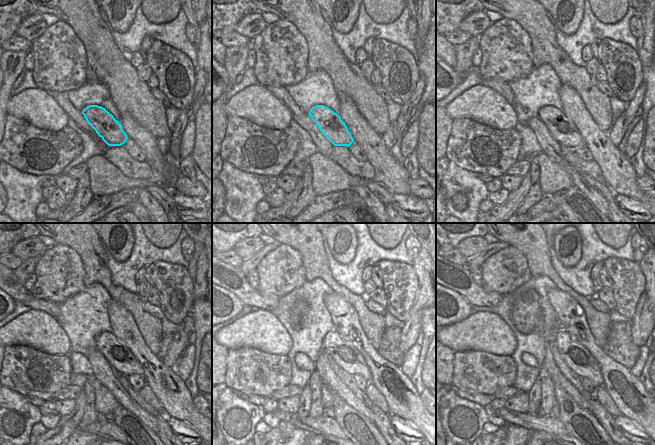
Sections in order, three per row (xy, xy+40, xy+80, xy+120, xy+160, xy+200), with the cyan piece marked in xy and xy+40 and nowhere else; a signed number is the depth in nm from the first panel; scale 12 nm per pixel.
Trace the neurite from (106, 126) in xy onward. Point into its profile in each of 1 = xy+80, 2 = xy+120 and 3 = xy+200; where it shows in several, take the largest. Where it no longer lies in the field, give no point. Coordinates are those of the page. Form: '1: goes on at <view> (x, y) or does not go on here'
1: goes on at xy+80 (561, 128)
2: goes on at xy+120 (120, 358)
3: goes on at xy+200 (576, 356)

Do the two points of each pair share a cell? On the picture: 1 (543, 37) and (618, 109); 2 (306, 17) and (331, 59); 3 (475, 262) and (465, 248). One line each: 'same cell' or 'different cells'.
1: different cells
2: same cell
3: different cells

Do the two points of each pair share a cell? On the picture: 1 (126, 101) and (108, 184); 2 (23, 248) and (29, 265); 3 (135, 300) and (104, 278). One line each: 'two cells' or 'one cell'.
1: two cells
2: two cells
3: one cell

